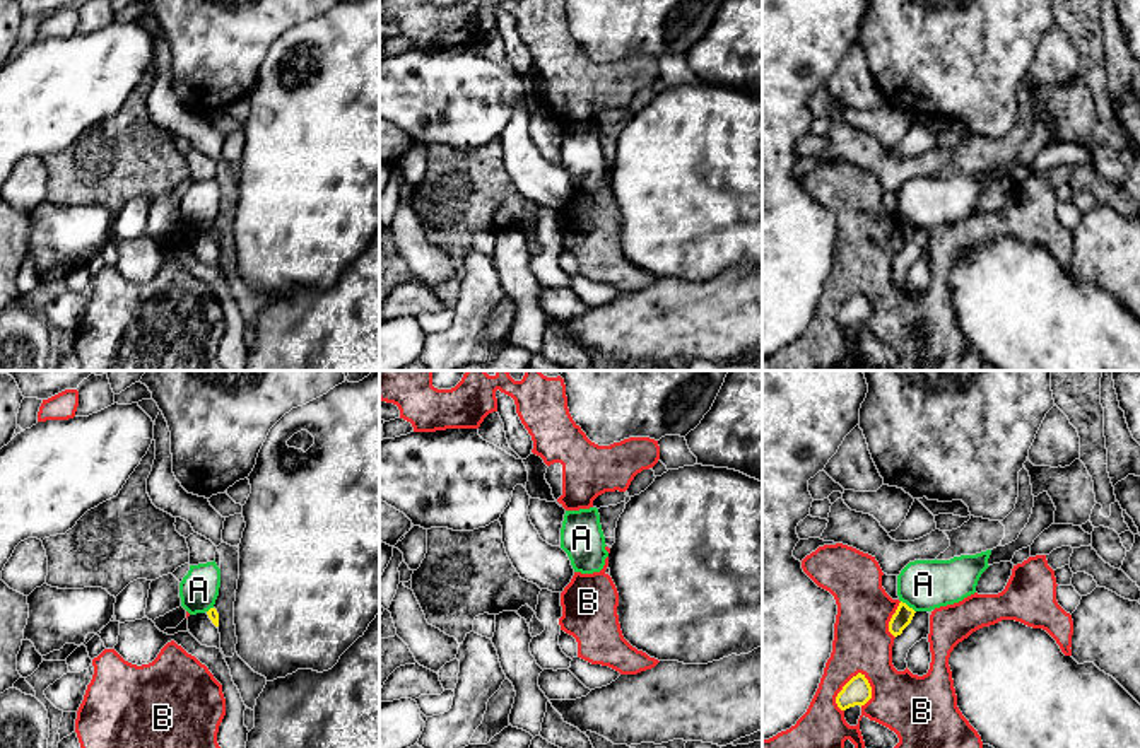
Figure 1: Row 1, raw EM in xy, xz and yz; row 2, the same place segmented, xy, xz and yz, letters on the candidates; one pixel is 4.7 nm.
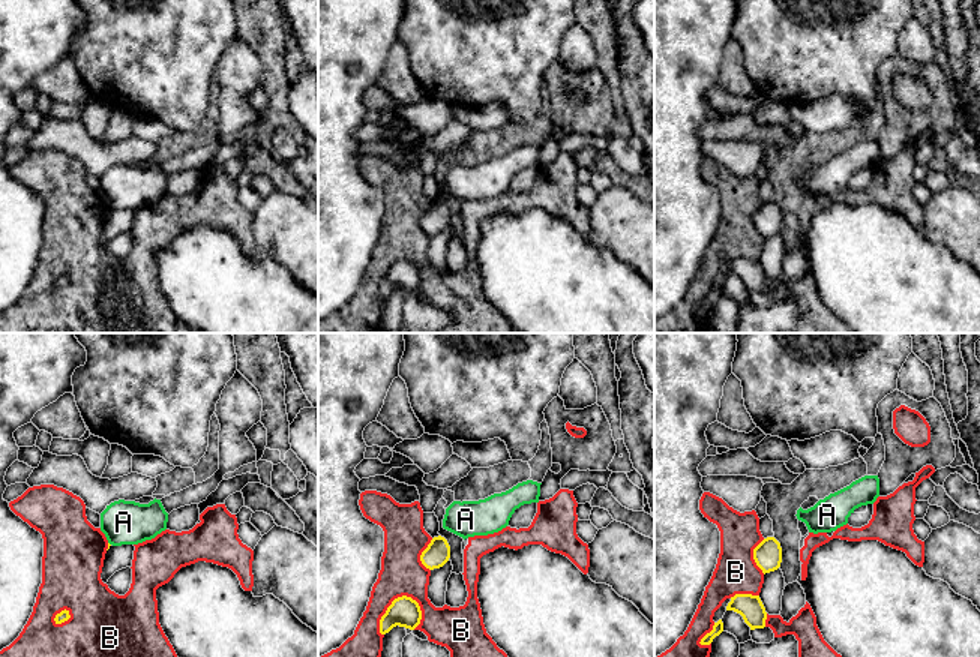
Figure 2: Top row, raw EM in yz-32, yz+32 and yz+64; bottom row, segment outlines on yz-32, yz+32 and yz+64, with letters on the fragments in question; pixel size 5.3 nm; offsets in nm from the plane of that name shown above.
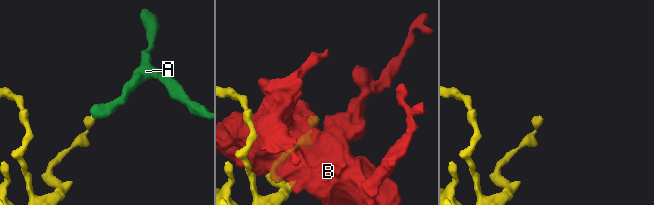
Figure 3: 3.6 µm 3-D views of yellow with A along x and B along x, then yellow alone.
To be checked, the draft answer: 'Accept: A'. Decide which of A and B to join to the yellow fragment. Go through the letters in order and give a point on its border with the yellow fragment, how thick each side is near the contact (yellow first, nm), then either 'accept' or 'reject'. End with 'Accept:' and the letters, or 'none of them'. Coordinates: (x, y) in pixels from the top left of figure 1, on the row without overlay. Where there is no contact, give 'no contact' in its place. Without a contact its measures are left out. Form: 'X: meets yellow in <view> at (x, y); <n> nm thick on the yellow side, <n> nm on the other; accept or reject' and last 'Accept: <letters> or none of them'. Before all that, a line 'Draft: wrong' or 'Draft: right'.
Draft: wrong
A: meets yellow in yz at (906, 222); 90 nm thick on the yellow side, 240 nm on the other; reject
B: meets yellow in yz at (843, 306); 130 nm thick on the yellow side, 280 nm on the other; reject
Accept: none of them

